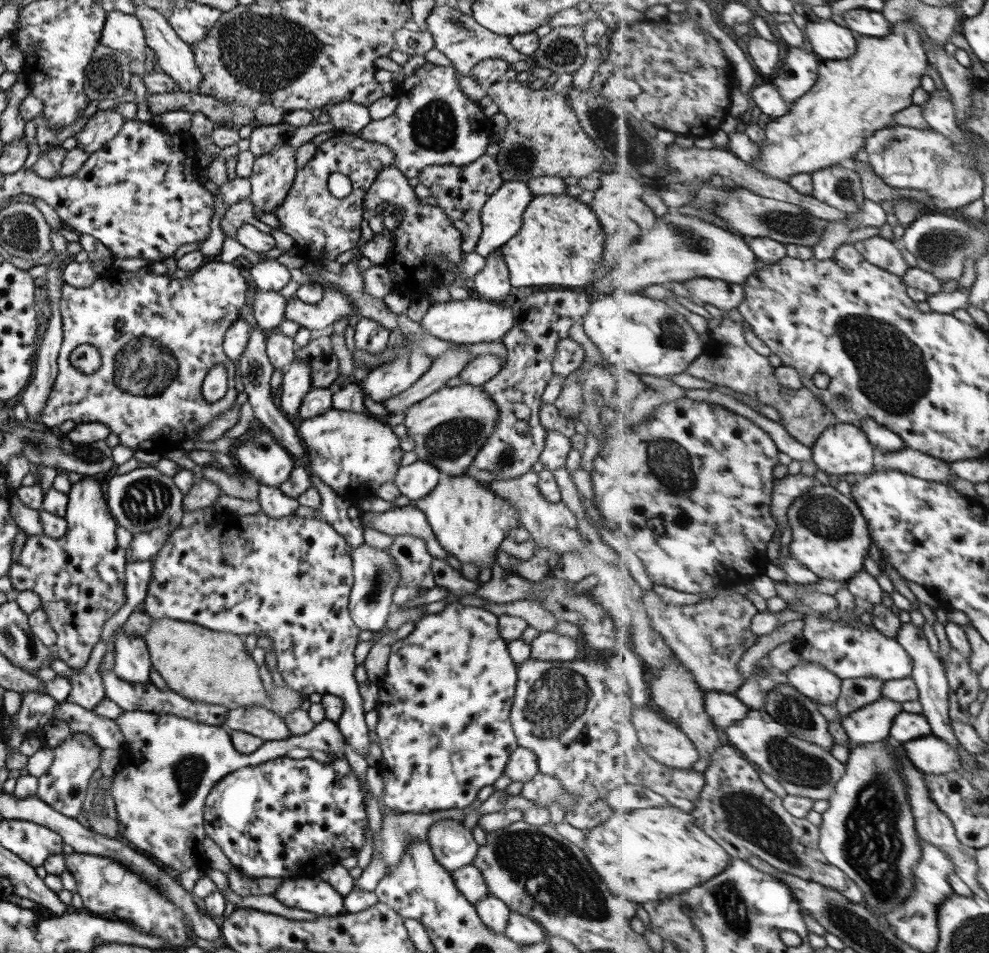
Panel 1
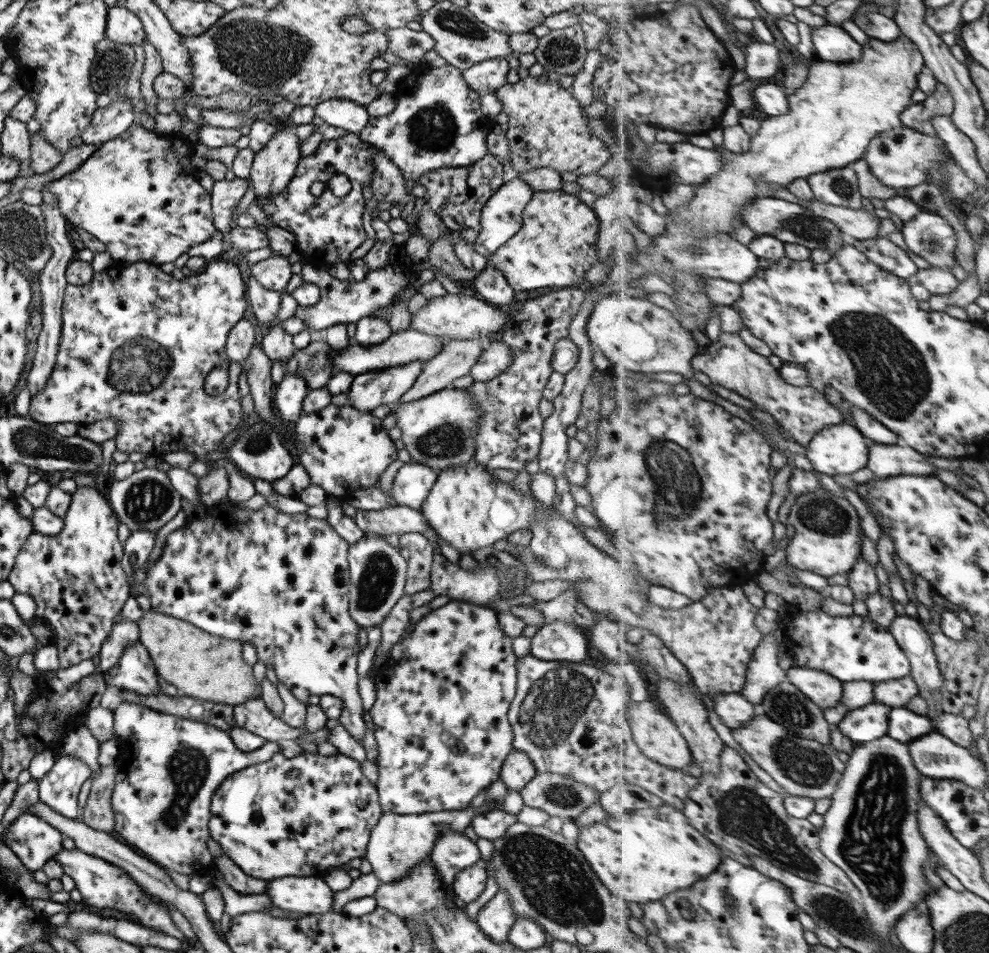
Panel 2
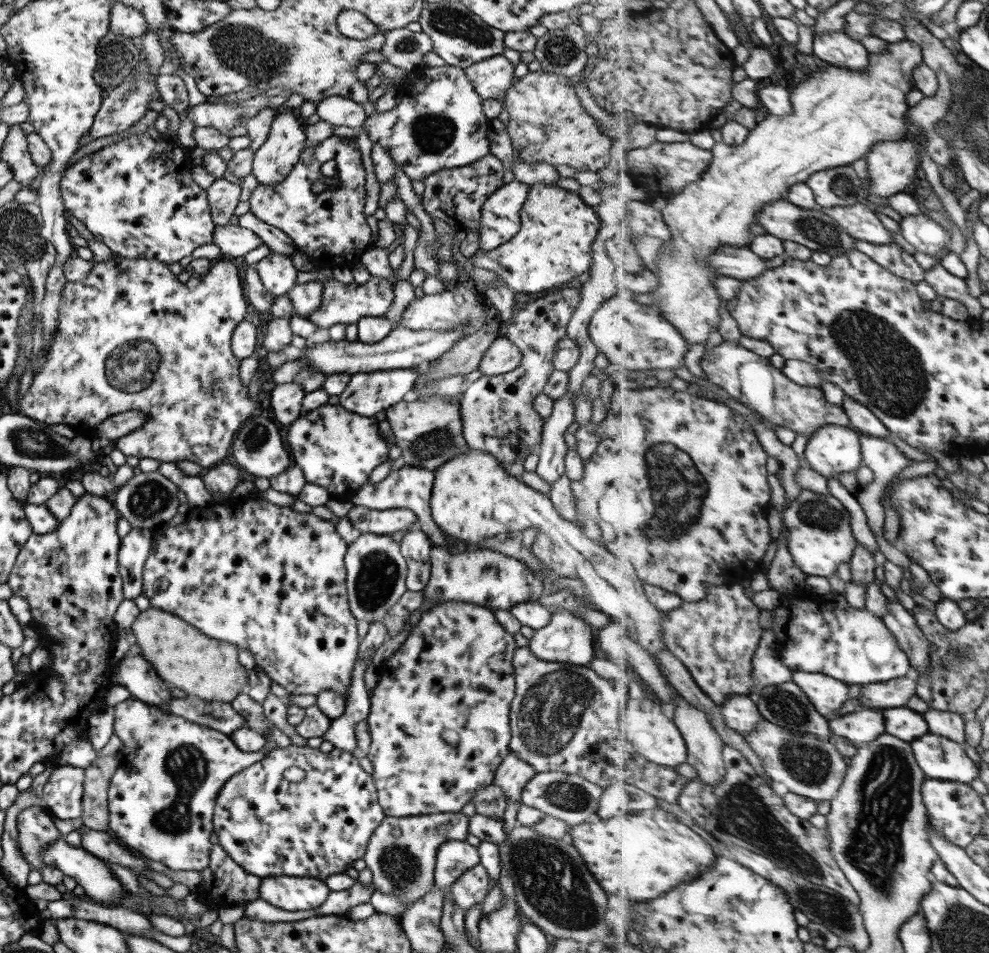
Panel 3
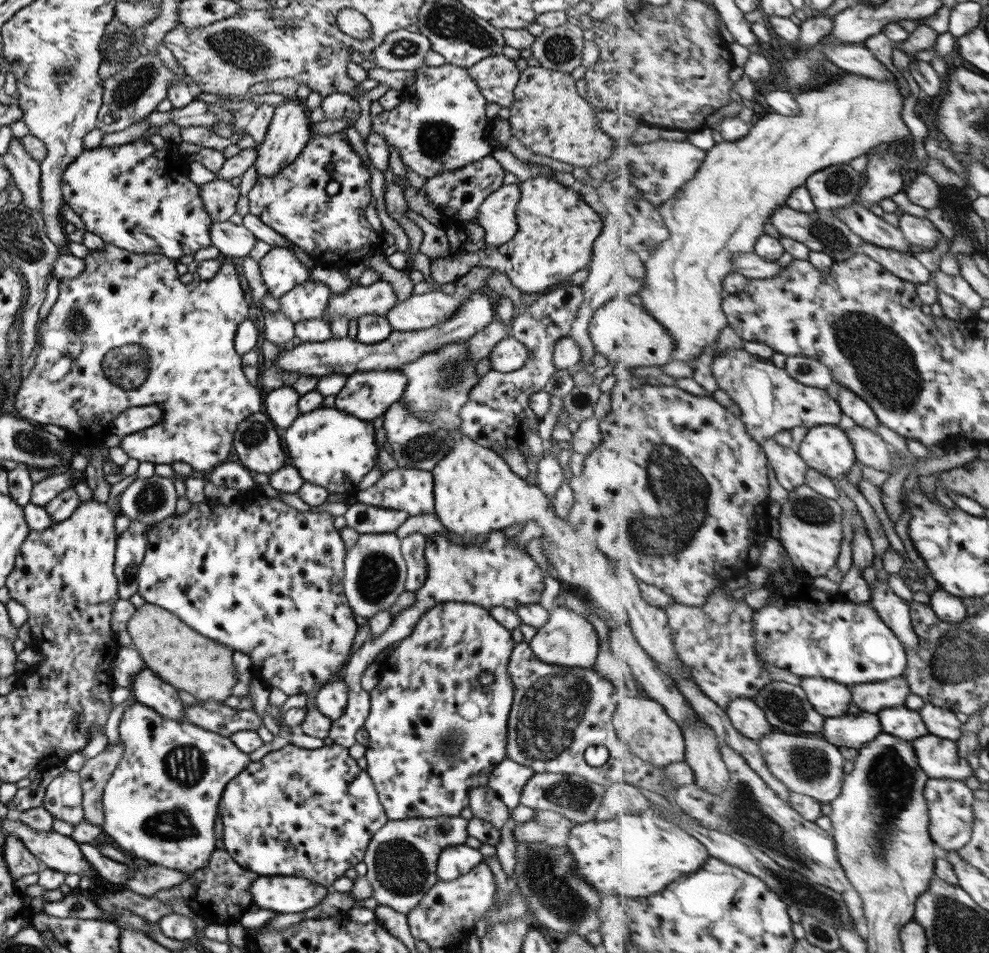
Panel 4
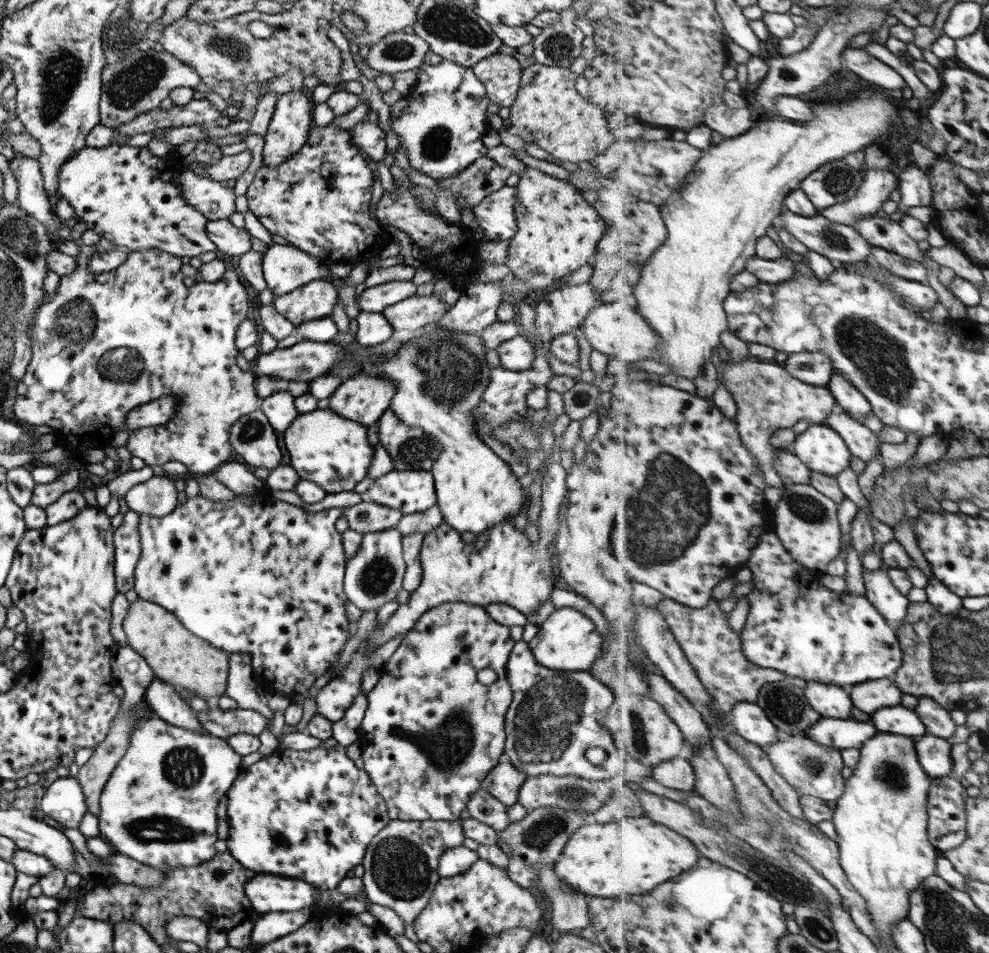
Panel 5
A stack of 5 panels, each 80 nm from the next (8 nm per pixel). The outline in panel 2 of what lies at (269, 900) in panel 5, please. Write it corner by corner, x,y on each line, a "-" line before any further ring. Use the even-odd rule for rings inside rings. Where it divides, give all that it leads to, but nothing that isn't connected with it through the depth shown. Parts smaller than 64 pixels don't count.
317,876
273,878
264,893
282,911
312,915
332,910
334,892

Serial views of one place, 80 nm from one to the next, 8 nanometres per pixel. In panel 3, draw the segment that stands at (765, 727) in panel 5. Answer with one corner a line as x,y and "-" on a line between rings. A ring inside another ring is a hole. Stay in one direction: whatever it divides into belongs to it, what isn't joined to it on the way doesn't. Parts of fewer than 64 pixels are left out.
733,695
721,707
727,726
743,734
752,733
765,720
751,695

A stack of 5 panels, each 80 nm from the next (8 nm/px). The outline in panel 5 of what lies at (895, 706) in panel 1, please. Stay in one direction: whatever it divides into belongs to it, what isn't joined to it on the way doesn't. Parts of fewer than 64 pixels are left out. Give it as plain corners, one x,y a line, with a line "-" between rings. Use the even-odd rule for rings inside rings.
833,718
822,719
810,726
801,735
832,746
836,749
860,749
867,740
873,738
877,733
877,725
873,720
833,720

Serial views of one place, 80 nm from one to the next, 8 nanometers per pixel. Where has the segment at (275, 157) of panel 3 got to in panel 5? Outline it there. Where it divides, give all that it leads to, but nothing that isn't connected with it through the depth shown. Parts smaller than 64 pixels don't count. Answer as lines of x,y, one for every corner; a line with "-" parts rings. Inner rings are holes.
304,90
279,96
274,108
267,131
262,136
262,166
277,166
286,158
291,158
305,144
309,130
313,127
313,102

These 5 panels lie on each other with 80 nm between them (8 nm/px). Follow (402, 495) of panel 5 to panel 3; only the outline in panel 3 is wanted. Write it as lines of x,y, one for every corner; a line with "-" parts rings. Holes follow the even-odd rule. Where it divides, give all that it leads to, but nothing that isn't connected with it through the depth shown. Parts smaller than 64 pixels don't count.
403,466
397,470
390,470
387,476
377,483
362,484
356,491
354,491
353,498
350,501
355,506
363,506
371,510
387,510
394,509
409,509
419,522
422,531
428,540
433,544
433,547
441,547
451,554
459,554
467,550
469,547
464,542
456,541
455,544
447,544
441,538
441,532
437,529
429,512
429,497
433,486
434,471
422,469
419,467

